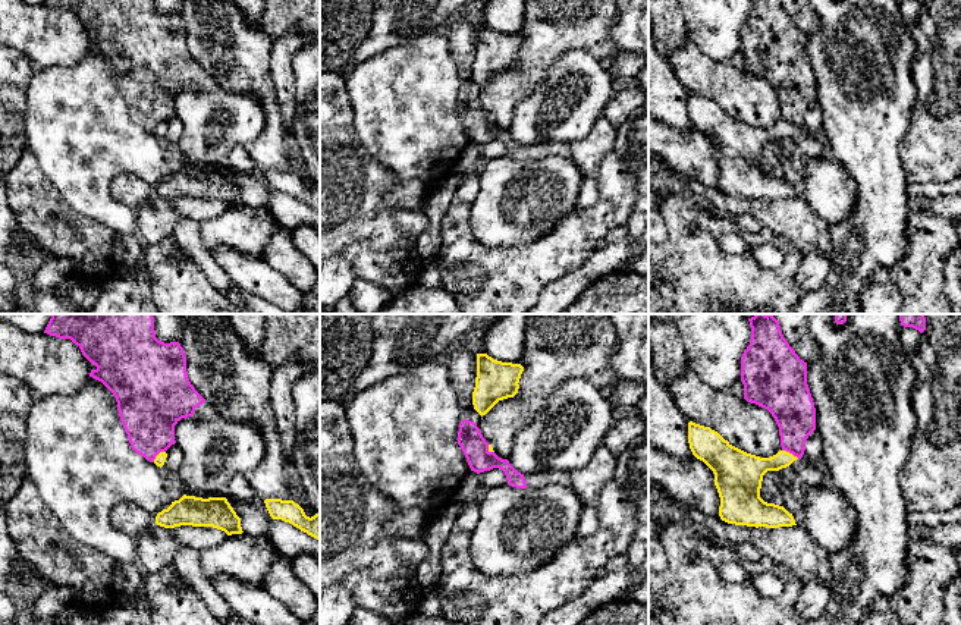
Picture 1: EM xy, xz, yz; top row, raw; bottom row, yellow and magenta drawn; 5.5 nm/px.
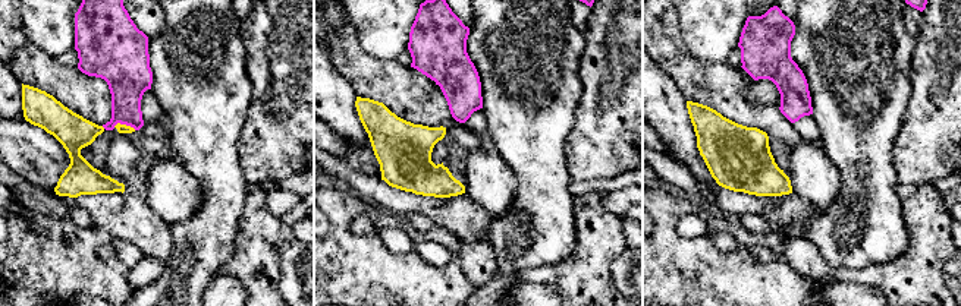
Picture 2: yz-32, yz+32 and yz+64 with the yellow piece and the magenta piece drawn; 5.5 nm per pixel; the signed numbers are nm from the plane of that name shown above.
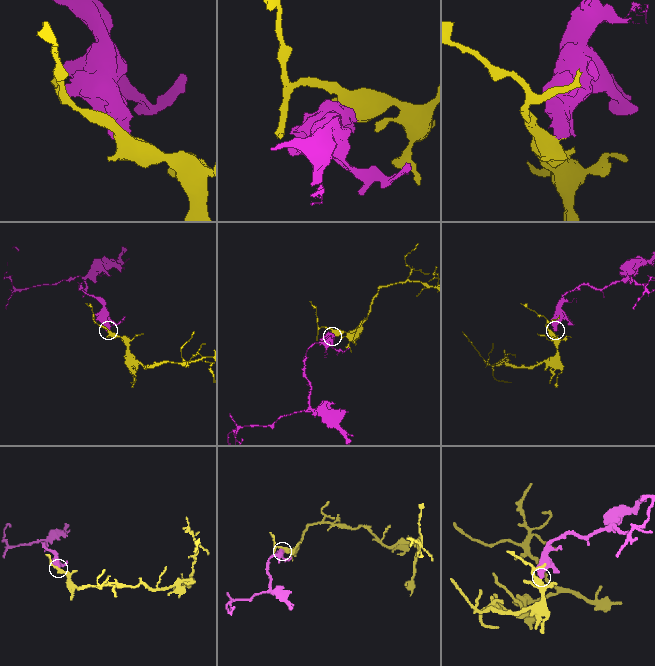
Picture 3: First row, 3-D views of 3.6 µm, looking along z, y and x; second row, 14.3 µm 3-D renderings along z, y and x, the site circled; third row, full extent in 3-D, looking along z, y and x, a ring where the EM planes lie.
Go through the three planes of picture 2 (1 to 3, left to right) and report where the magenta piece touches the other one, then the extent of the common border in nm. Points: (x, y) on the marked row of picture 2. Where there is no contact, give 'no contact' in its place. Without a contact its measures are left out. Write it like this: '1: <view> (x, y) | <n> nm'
1: yz-32 (125, 125) | 130 nm
2: no contact
3: no contact

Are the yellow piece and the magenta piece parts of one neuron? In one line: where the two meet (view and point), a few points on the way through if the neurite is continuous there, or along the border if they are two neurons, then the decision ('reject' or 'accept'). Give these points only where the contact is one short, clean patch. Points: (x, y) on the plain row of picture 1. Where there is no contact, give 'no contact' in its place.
contact yz (791, 125); border yz (782, 121), (798, 129); reject

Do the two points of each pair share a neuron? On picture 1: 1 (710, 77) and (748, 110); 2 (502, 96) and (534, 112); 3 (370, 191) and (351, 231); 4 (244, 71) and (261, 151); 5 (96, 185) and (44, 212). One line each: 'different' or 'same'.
1: same
2: different
3: same
4: same
5: different

